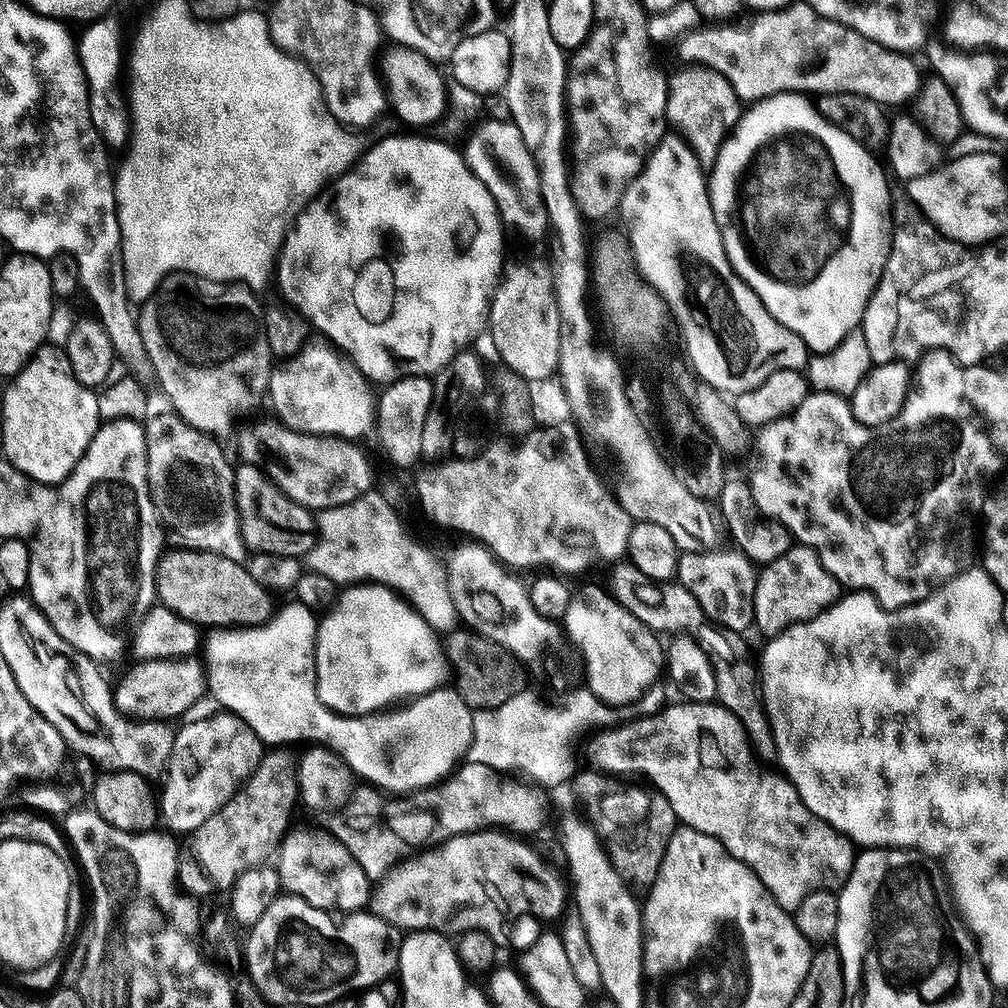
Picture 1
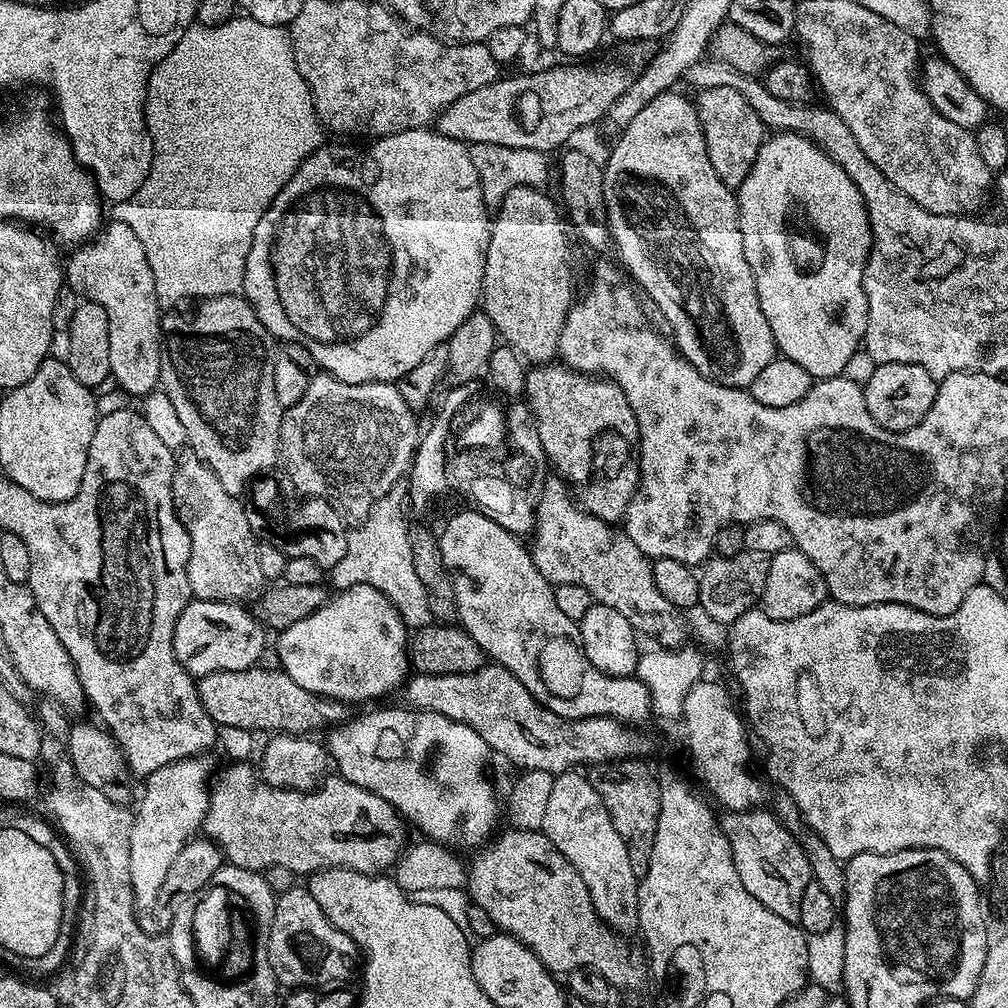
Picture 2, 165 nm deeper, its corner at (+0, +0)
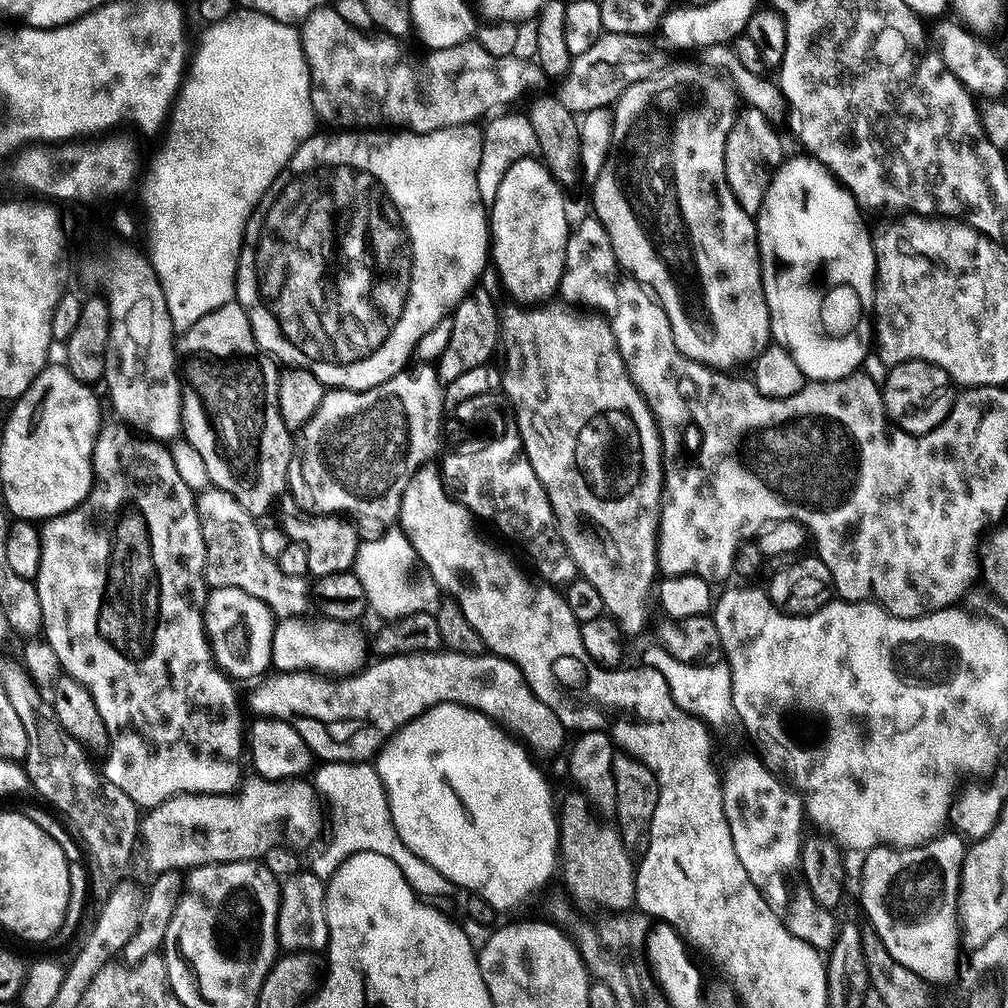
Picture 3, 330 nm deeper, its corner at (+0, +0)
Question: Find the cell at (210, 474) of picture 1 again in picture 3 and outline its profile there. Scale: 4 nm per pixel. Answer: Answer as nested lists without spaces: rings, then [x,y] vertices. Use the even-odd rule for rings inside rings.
[[[208,486],[204,493],[197,495],[196,513],[200,515],[200,529],[204,539],[204,579],[212,588],[237,588],[246,594],[250,594],[272,611],[277,621],[300,618],[305,615],[308,608],[308,592],[310,596],[310,584],[305,578],[290,578],[290,574],[282,574],[278,570],[275,560],[271,560],[262,550],[262,538],[260,537],[261,525],[257,517],[254,517],[240,505],[230,494],[226,494],[221,488]]]

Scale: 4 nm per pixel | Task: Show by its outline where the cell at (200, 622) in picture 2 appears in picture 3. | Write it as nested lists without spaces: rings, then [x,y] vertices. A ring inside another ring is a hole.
[[[212,588],[207,593],[202,611],[204,631],[213,657],[229,677],[237,681],[248,680],[251,676],[263,677],[269,671],[274,617],[262,601],[237,588]]]

